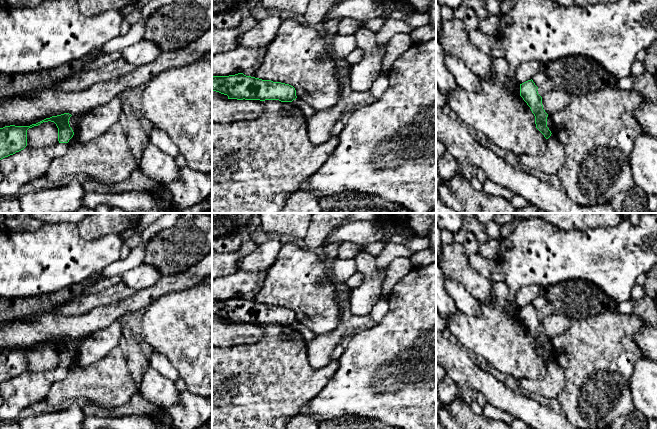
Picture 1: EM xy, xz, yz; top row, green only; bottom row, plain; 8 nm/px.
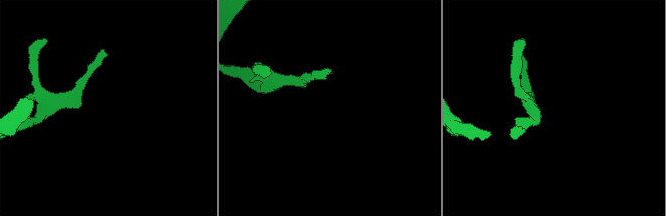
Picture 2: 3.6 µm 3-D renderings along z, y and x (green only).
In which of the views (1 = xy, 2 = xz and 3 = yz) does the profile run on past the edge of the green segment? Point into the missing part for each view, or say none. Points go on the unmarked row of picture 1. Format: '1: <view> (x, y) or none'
1: none
2: none
3: none

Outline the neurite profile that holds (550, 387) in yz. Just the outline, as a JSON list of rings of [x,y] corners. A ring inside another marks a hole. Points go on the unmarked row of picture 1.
[[[553,358],[547,363],[547,373],[541,380],[519,379],[521,388],[547,399],[558,399],[565,385],[562,367]]]

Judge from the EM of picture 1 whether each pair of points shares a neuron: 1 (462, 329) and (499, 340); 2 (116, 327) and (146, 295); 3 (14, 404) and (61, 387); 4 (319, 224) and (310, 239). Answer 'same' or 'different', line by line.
1: same
2: different
3: different
4: same

